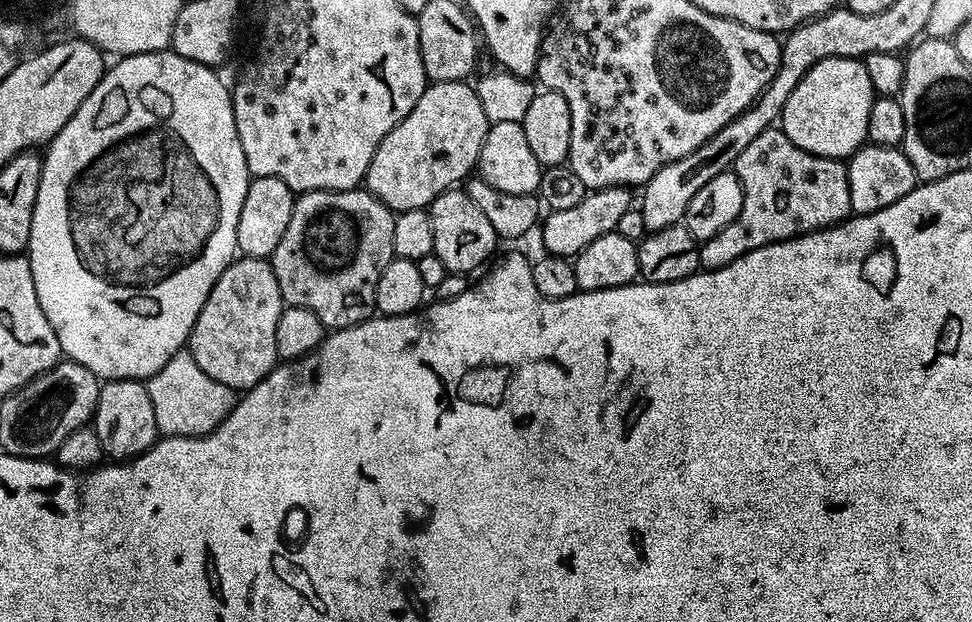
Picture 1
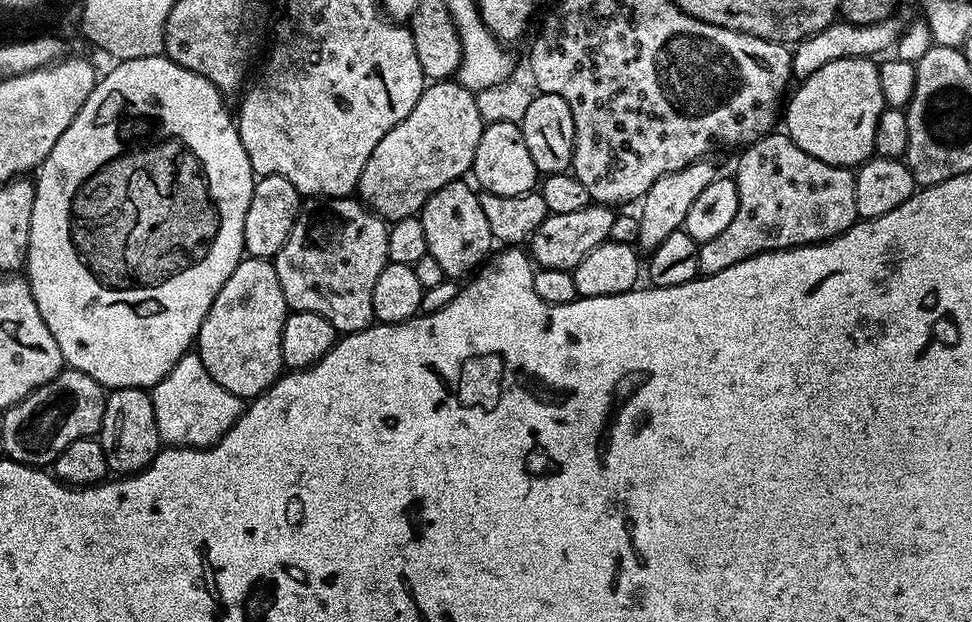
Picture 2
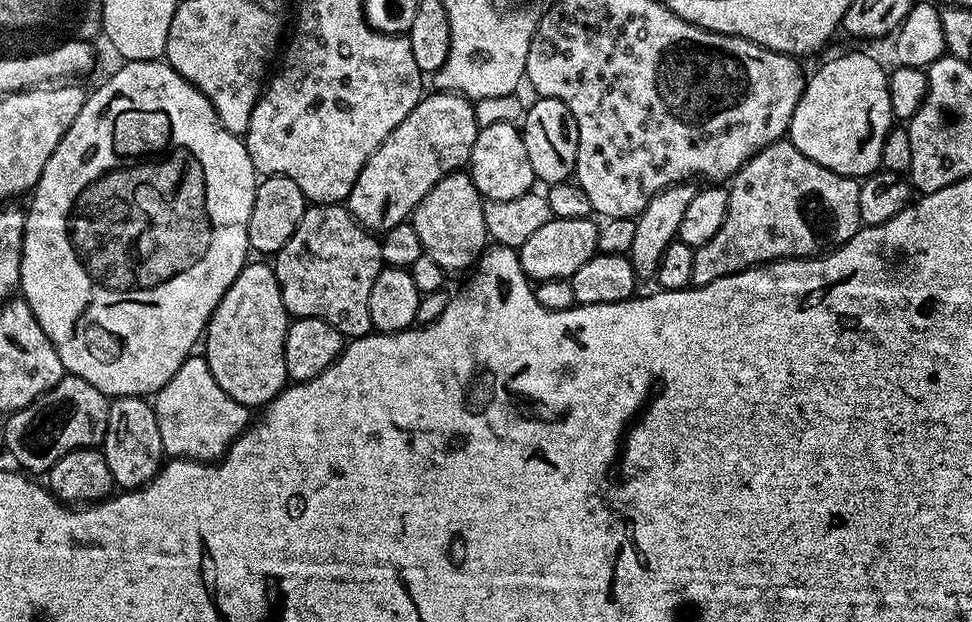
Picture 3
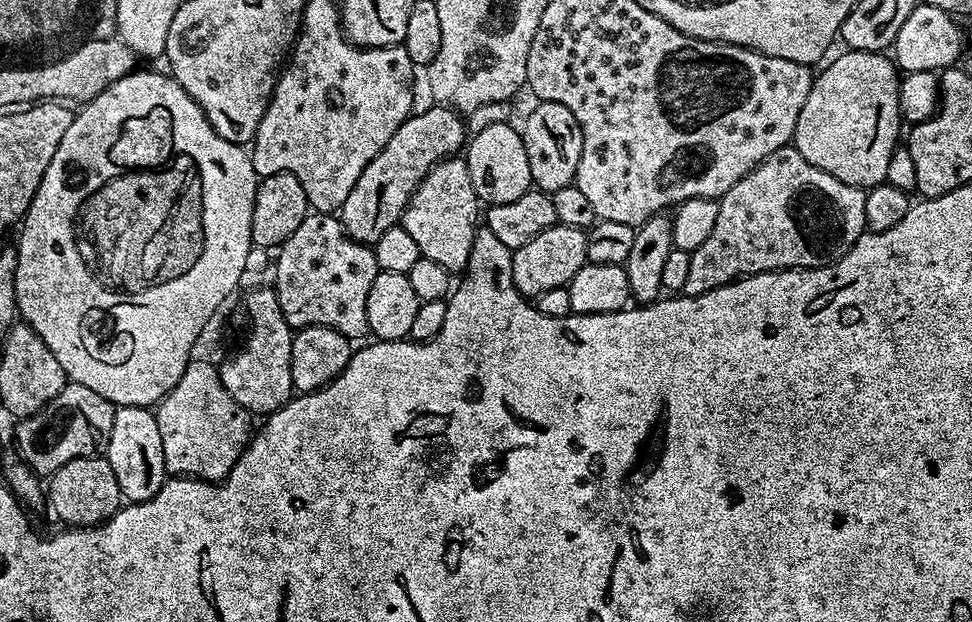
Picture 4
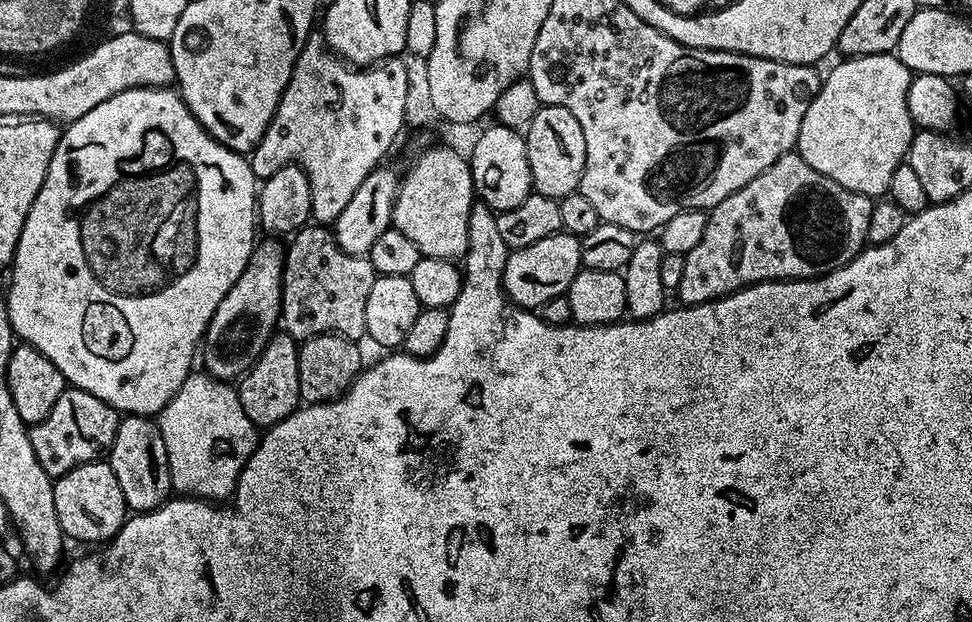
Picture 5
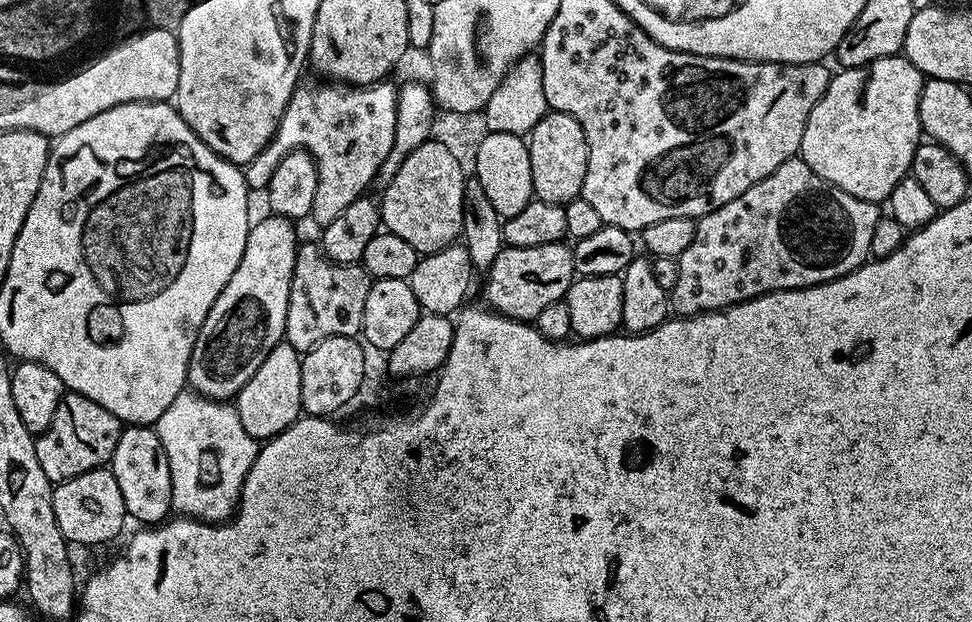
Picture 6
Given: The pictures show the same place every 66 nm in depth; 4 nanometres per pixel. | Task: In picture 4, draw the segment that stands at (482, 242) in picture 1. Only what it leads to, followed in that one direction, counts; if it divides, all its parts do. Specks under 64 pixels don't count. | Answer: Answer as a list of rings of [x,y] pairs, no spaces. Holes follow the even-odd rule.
[[[467,159],[439,160],[414,190],[402,223],[413,236],[421,256],[430,258],[430,262],[438,262],[438,266],[450,274],[463,273],[470,262],[476,229],[482,224],[482,201],[474,190],[474,182],[470,182]]]

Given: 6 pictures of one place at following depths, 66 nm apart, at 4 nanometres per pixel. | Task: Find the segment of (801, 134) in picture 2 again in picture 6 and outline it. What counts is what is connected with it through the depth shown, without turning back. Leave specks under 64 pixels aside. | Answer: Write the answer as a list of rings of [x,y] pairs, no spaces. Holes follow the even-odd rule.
[[[903,54],[878,58],[874,63],[867,64],[864,68],[846,68],[837,71],[833,75],[832,81],[829,82],[824,97],[816,103],[814,110],[810,110],[810,118],[806,122],[806,130],[802,134],[802,142],[800,143],[798,153],[799,159],[804,160],[806,166],[810,166],[810,170],[814,170],[814,174],[818,174],[818,178],[822,178],[828,184],[838,186],[838,190],[846,190],[846,194],[854,194],[854,198],[871,200],[873,202],[887,201],[888,195],[894,190],[894,186],[898,186],[898,182],[902,182],[904,177],[911,173],[912,159],[916,153],[916,147],[922,143],[920,119],[918,118],[918,102],[920,101],[920,91],[925,79],[924,73],[918,71],[909,62],[908,57]]]

